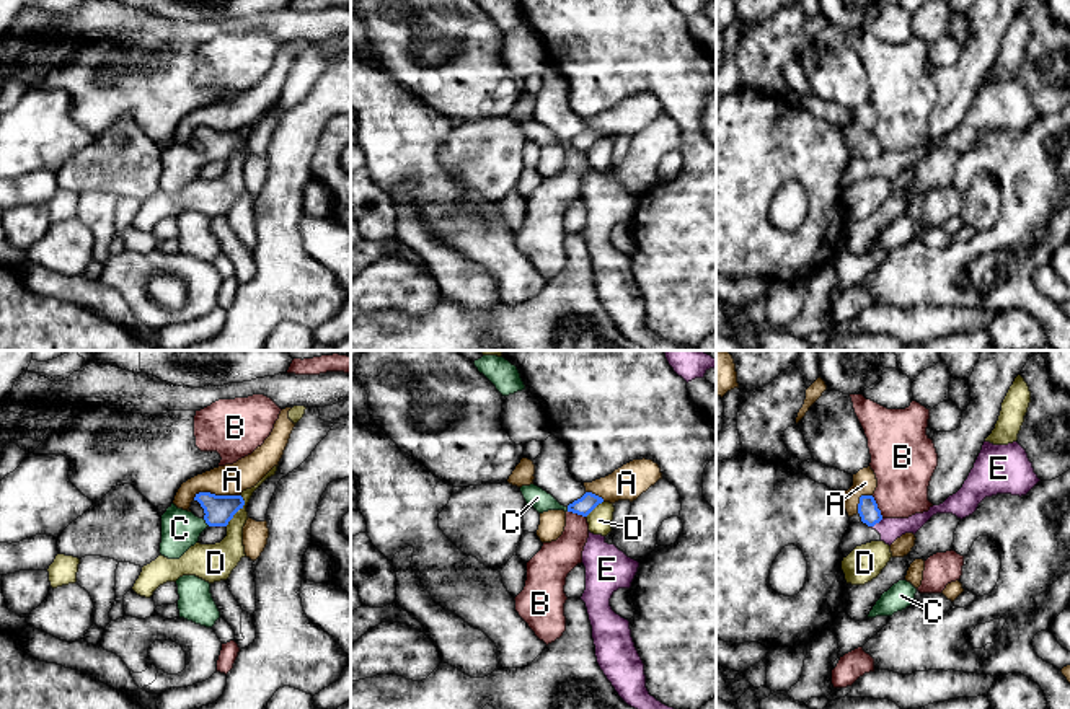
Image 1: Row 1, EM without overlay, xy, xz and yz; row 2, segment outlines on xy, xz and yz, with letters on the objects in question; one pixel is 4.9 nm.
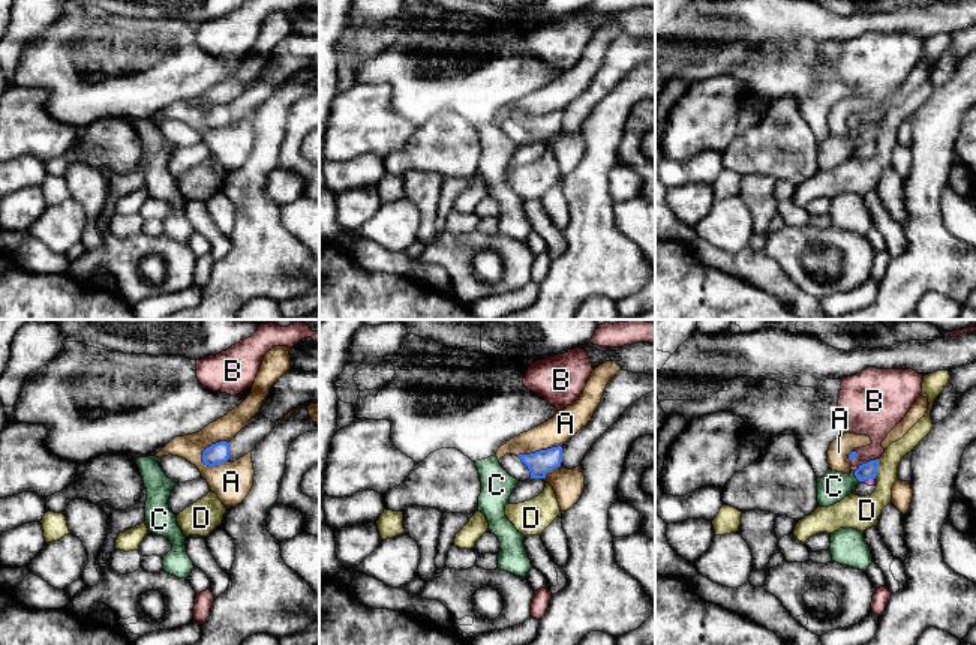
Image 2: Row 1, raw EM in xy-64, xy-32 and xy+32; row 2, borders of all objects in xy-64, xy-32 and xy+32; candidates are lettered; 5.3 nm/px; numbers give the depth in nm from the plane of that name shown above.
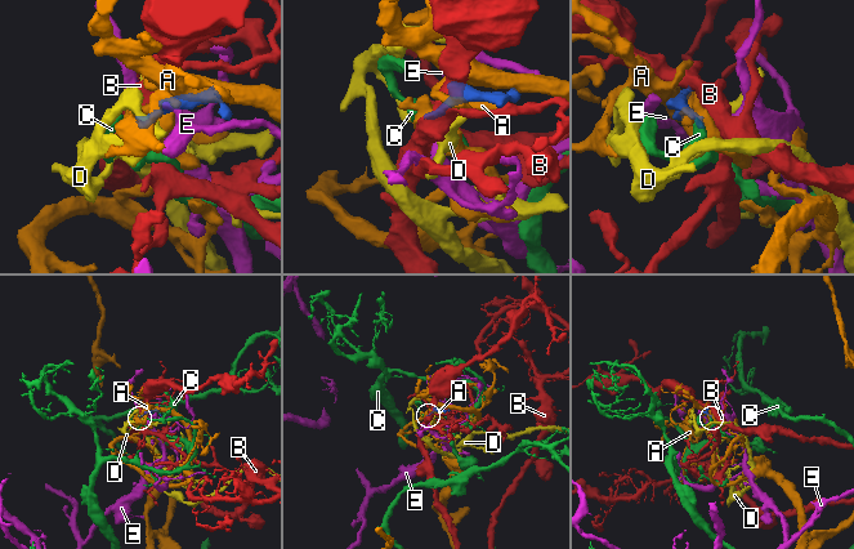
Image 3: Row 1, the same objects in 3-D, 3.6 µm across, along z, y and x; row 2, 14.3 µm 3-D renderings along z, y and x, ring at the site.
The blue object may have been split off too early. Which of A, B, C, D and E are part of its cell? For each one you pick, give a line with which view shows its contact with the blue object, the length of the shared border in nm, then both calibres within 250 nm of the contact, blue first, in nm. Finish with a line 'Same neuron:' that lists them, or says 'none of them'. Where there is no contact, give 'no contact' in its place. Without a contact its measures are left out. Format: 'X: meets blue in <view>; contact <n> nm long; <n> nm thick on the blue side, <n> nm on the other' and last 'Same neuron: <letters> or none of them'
C: meets blue in xy; contact 50 nm long; 150 nm thick on the blue side, 190 nm on the other
Same neuron: C

